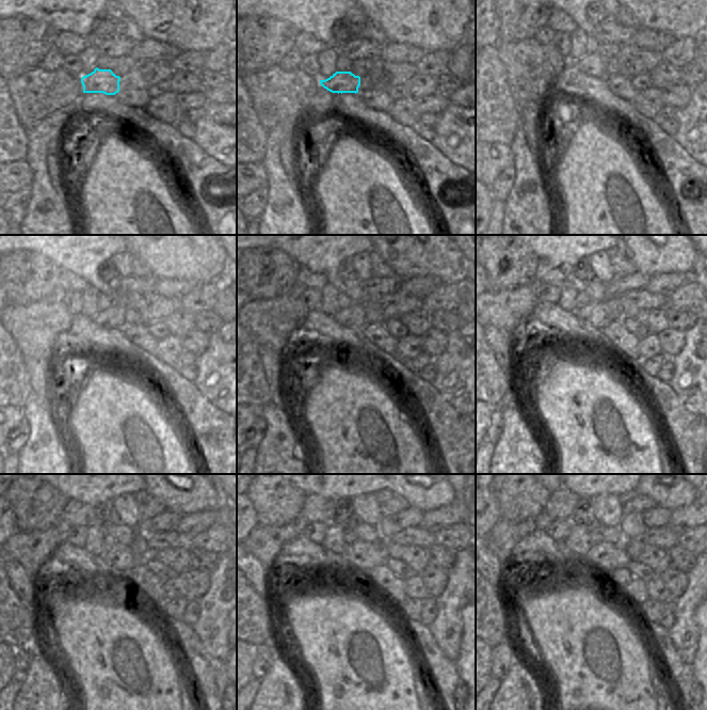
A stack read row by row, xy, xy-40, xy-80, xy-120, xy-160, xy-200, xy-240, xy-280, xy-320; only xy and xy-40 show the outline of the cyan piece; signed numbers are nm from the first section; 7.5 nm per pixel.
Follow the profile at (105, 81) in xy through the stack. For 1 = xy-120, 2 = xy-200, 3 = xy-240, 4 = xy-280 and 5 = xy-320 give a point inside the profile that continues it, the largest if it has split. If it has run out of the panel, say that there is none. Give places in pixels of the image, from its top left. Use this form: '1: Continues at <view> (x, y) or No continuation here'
1: Continues at xy-120 (113, 317)
2: Continues at xy-200 (594, 314)
3: Continues at xy-240 (121, 557)
4: Continues at xy-280 (360, 555)
5: Continues at xy-320 (604, 557)

